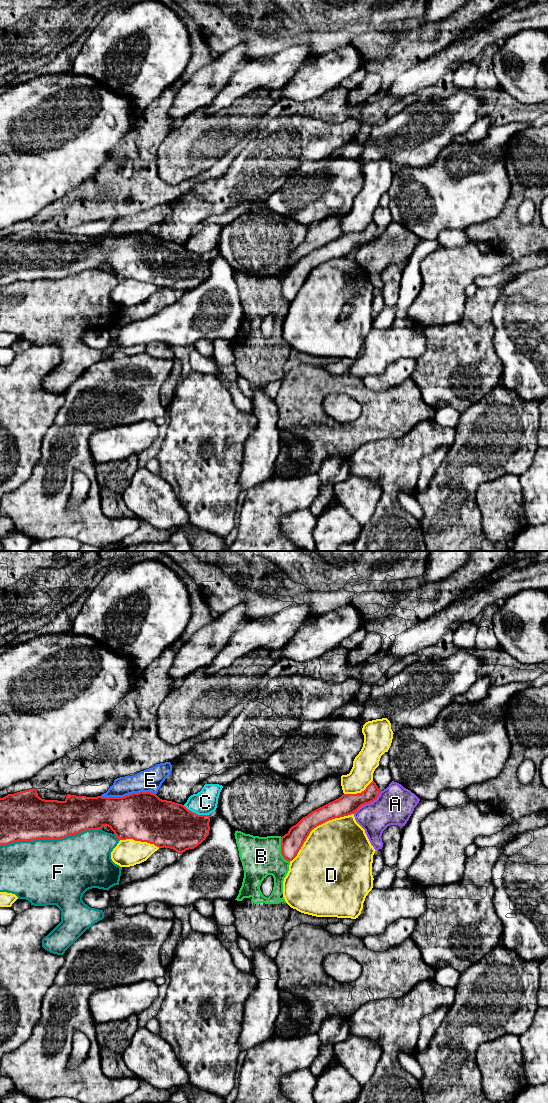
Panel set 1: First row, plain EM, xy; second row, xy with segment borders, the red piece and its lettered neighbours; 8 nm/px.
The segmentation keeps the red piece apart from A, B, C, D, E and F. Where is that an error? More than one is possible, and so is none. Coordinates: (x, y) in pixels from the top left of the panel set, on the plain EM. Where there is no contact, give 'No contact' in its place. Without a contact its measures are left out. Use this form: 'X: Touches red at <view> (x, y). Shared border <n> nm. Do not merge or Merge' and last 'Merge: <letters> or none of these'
A: Touches red at xy (368, 243). Shared border 300 nm. Do not merge
B: Touches red at xy (281, 290). Shared border 220 nm. Do not merge
C: Touches red at xy (195, 253). Shared border 220 nm. Do not merge
D: Touches red at xy (316, 266). Shared border 650 nm. Do not merge
E: Touches red at xy (129, 234). Shared border 440 nm. Do not merge
F: Touches red at xy (50, 278). Shared border 850 nm. Do not merge
Merge: none of these

